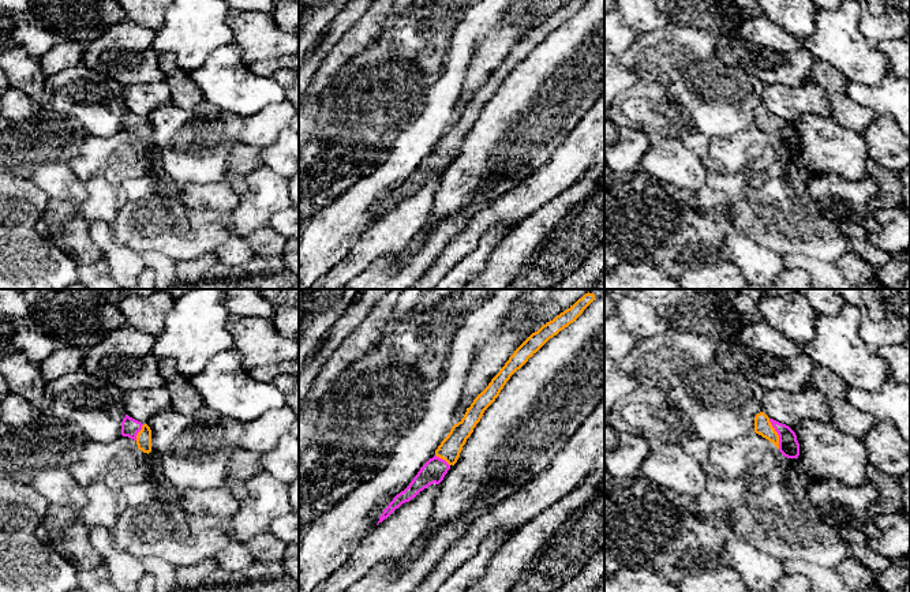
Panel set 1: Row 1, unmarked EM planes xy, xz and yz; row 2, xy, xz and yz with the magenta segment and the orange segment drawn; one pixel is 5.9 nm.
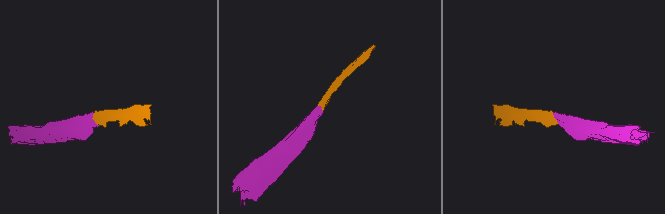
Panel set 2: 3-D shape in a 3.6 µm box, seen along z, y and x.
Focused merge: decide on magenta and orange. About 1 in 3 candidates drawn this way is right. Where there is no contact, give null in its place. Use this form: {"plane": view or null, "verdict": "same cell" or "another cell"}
{"plane": "yz", "verdict": "same cell"}

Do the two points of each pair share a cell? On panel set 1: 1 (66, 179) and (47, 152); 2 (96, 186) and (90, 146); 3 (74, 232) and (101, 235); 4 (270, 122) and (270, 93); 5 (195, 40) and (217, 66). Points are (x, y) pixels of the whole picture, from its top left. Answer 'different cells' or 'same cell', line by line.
1: different cells
2: different cells
3: different cells
4: different cells
5: different cells

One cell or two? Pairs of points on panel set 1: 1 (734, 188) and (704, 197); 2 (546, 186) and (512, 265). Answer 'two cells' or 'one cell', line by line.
1: one cell
2: two cells

